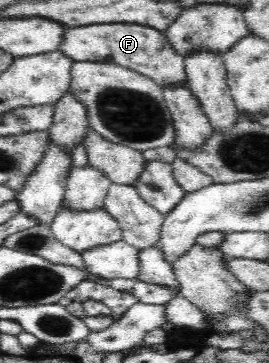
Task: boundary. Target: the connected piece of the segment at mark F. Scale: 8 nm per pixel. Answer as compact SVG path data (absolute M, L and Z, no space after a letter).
M136 23L89 24L66 30L60 44L60 52L76 62L112 63L132 69L151 80L160 87L187 84L184 56L176 52L162 31Z

